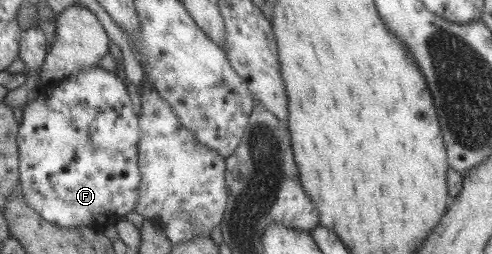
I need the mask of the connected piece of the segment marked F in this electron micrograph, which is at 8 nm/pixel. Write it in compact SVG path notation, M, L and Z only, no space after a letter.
M92 64L89 67L81 69L79 72L63 78L51 87L41 88L38 96L33 100L27 101L22 107L22 117L18 123L16 133L17 151L18 151L18 187L22 193L25 203L33 209L41 219L53 223L59 227L87 226L95 227L97 225L107 225L109 217L121 217L127 215L133 210L138 198L138 185L140 182L140 173L137 163L137 146L140 136L138 126L138 114L134 110L132 101L127 94L125 85L114 71L103 70L103 68Z

